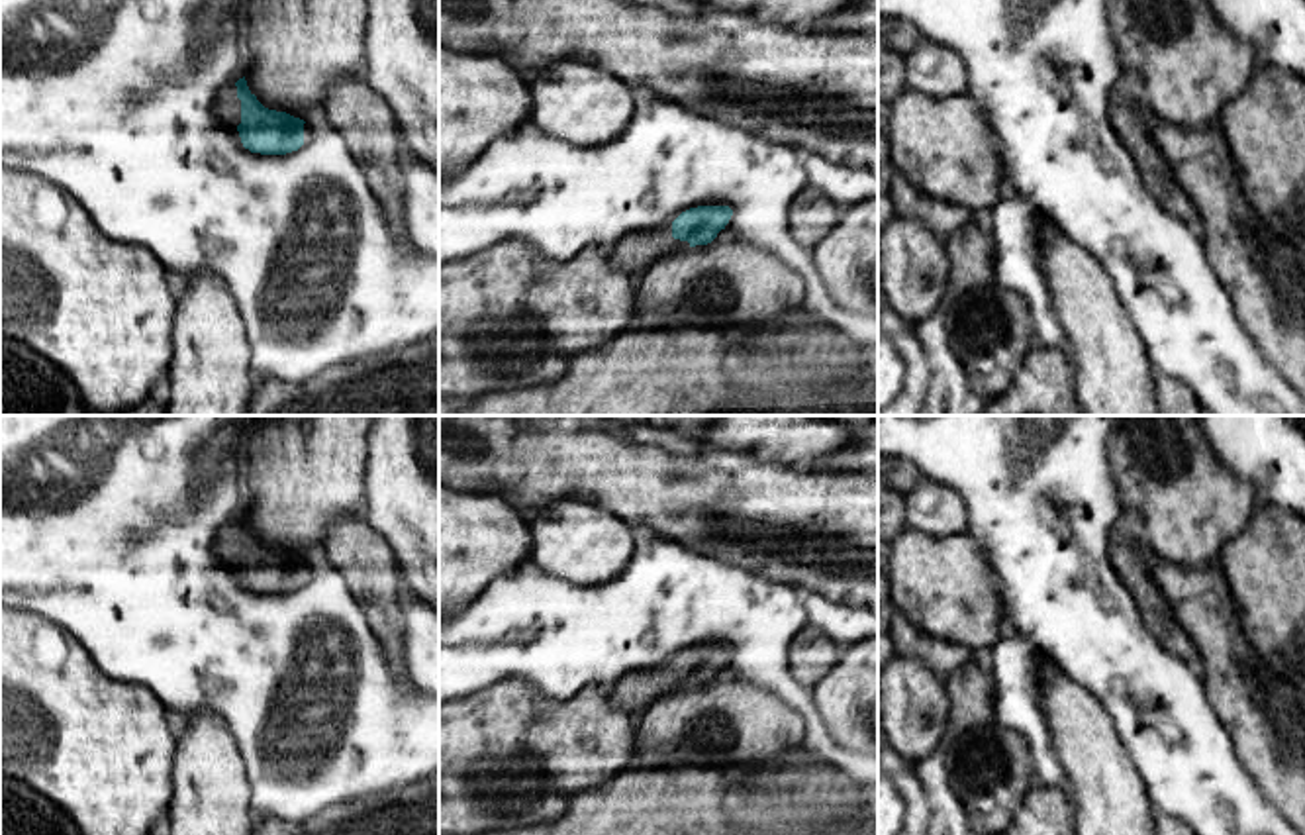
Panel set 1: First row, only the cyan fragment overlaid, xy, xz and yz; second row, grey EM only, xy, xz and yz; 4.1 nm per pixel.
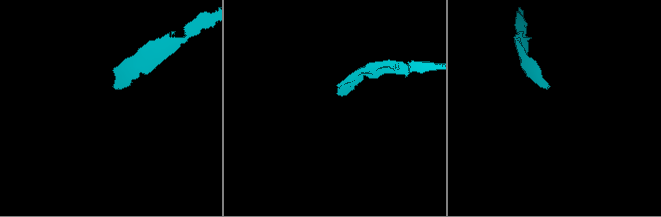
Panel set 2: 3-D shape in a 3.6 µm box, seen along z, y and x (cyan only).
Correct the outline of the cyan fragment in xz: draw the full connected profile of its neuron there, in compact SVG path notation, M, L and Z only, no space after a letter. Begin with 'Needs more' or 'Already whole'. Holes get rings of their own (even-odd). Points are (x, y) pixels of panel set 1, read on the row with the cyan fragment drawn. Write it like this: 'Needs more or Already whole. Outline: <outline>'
Needs more. Outline: M698 206L682 212L670 225L635 231L607 249L611 265L639 278L652 263L668 253L711 243L729 223L729 206Z

